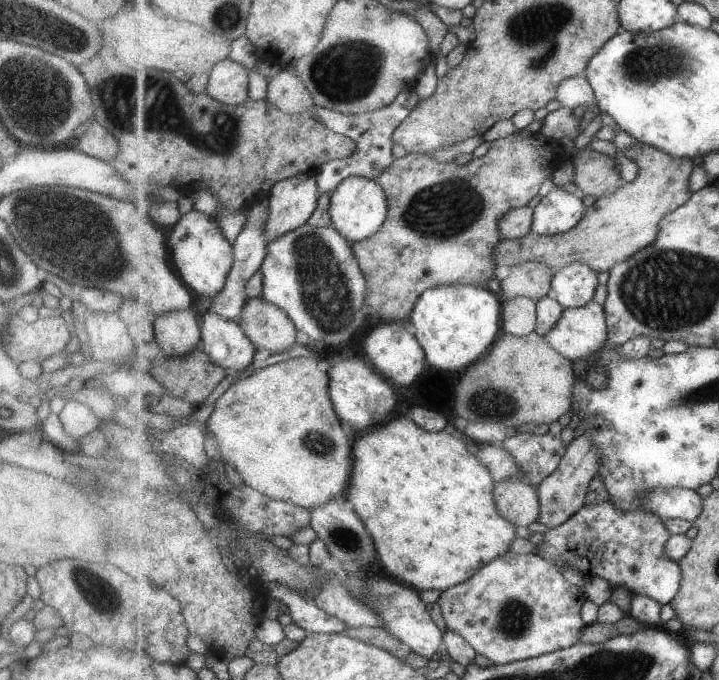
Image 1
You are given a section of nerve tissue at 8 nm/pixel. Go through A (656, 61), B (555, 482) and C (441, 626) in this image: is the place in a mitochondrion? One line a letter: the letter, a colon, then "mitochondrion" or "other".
A: mitochondrion
B: other
C: other

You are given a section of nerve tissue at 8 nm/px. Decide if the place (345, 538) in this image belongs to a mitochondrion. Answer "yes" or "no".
yes

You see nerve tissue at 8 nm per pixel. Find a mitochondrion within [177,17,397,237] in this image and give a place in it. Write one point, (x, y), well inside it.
(345, 71)

